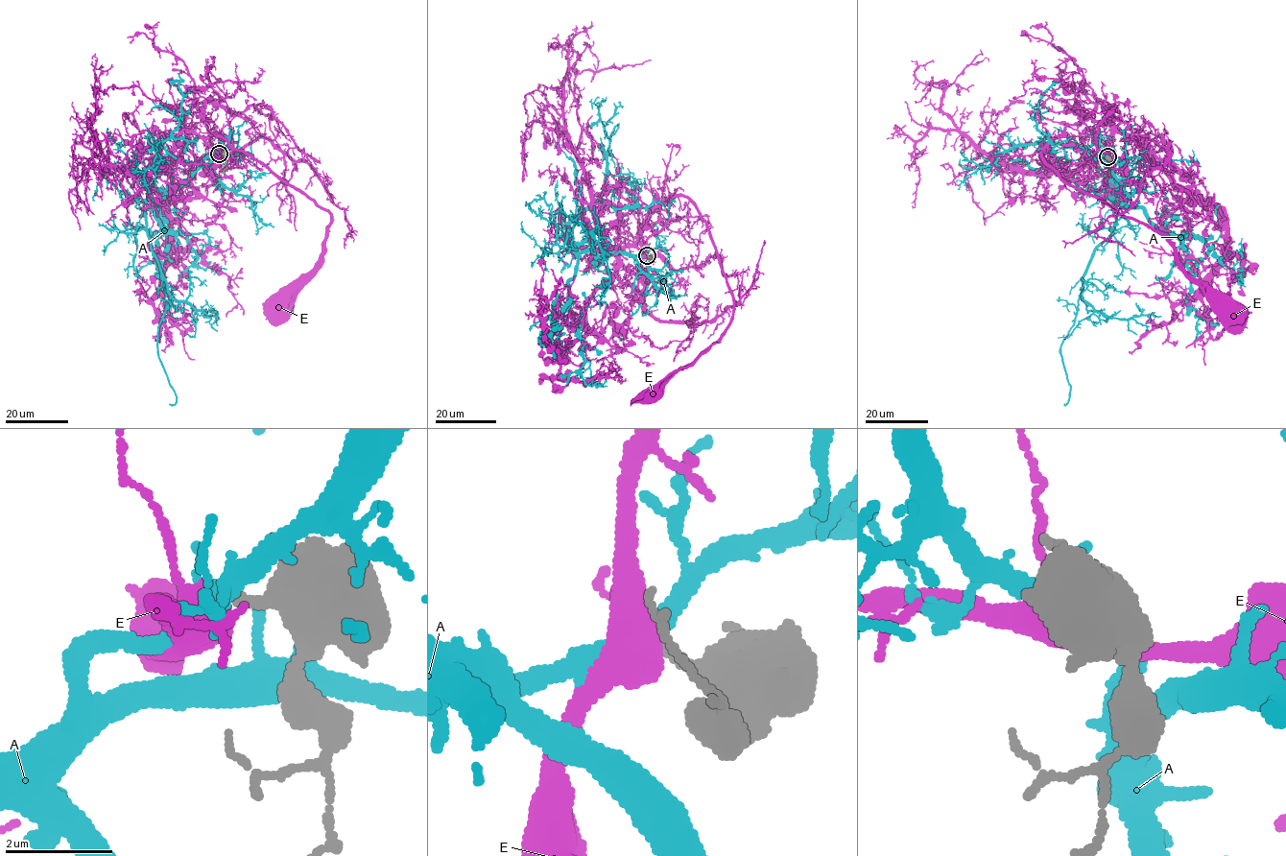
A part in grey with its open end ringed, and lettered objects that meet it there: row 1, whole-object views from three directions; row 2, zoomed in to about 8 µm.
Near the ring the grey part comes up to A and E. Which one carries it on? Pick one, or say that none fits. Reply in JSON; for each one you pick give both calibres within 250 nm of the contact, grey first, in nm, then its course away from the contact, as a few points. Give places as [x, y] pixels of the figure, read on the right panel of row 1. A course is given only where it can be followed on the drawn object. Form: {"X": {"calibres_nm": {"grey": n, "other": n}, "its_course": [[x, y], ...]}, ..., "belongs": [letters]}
{"E": {"calibres_nm": {"grey": 280, "other": 460}, "its_course": [[1107, 156], [1118, 159], [1128, 139], [1100, 103], [1040, 154], [1061, 179], [1156, 230], [1177, 264], [1238, 313]]}, "belongs": ["E"]}

